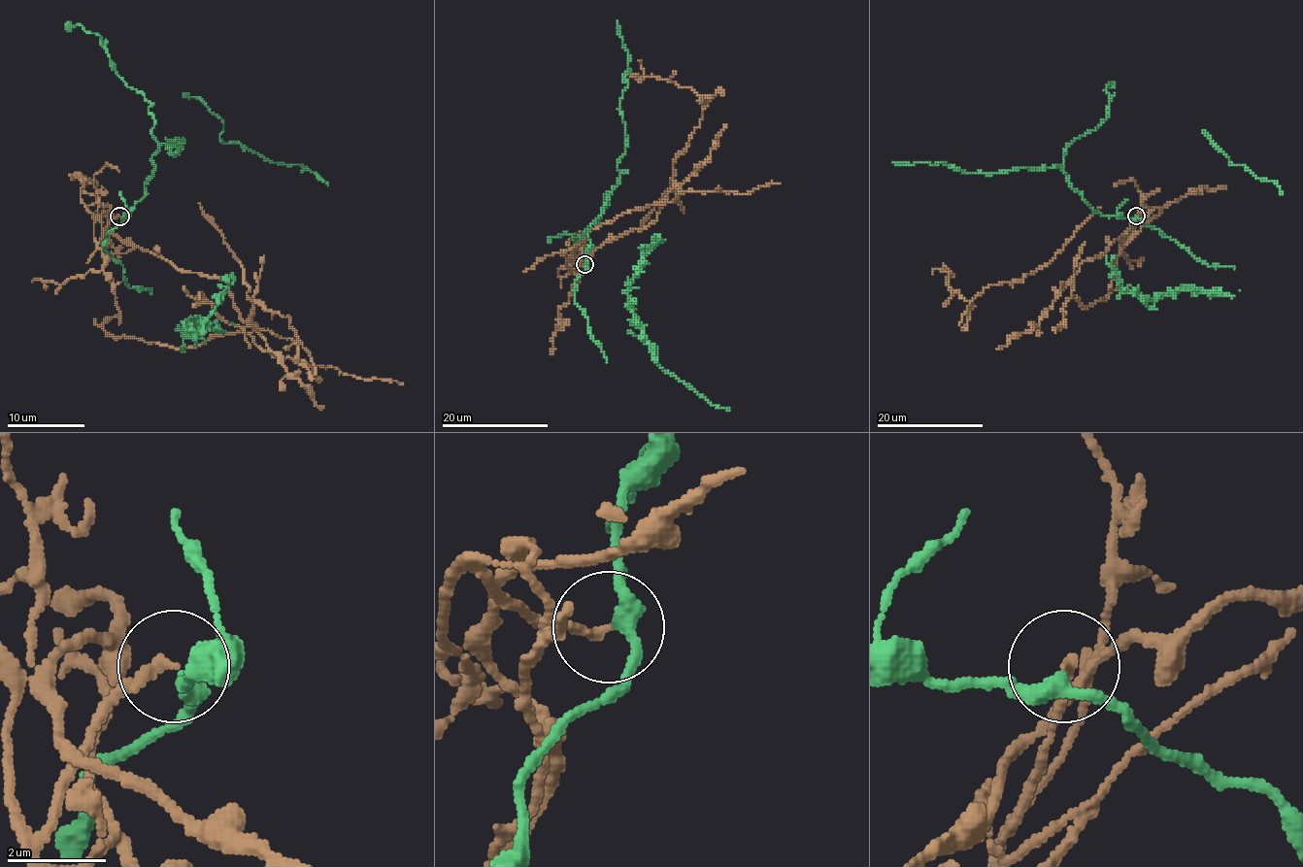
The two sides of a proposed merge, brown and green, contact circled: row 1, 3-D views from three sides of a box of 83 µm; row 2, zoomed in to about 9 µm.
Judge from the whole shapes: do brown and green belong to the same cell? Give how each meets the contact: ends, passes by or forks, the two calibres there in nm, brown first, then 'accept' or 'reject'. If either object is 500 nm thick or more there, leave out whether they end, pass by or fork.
brown ends; green passes by; calibres 220 and 280 nm; reject

